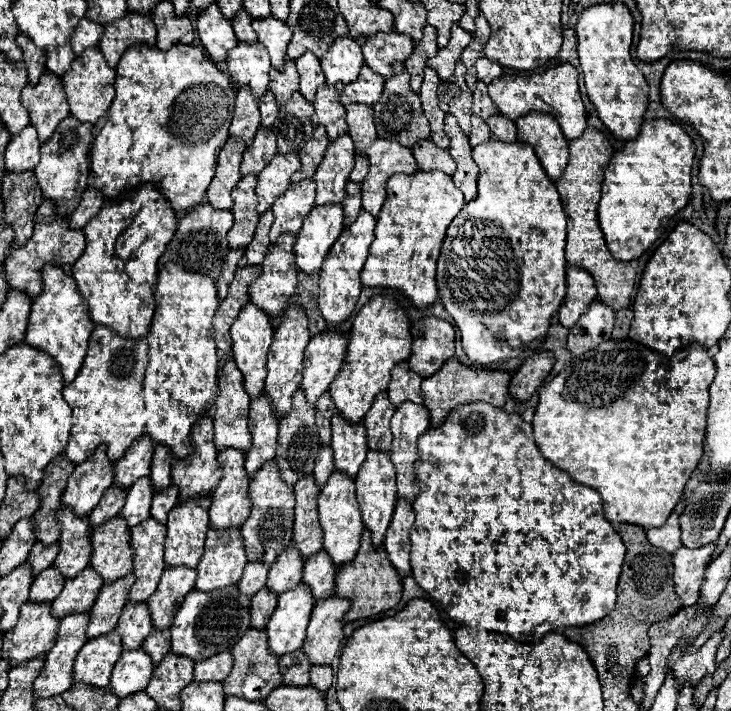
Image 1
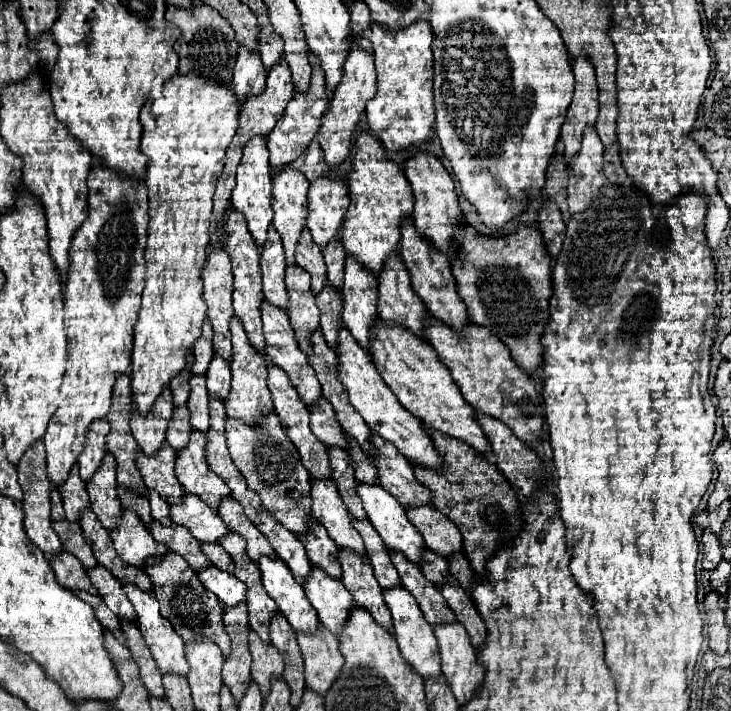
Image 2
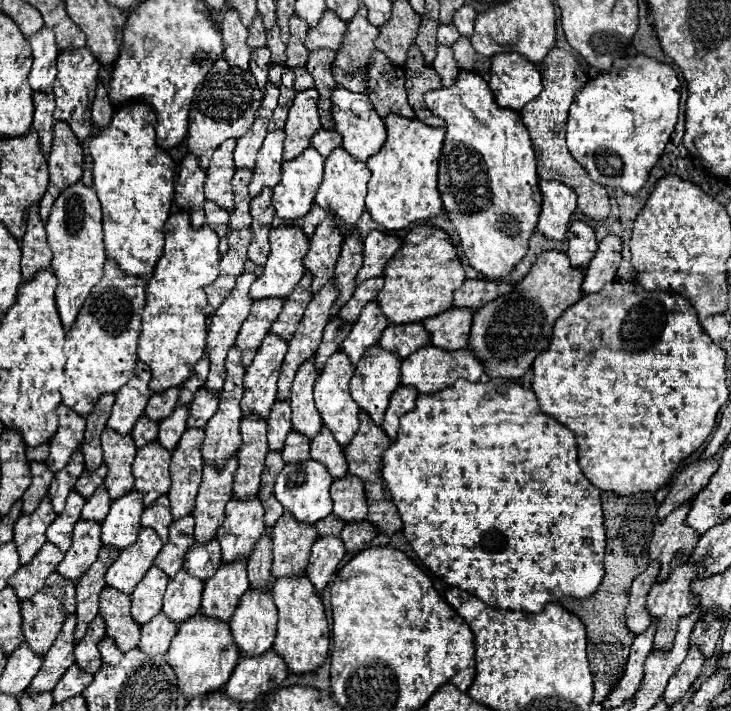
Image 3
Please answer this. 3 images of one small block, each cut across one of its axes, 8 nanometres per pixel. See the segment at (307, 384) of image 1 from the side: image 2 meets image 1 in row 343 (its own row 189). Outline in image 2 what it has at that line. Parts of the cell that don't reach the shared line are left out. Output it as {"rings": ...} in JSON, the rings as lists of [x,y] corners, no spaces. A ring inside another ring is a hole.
{"rings":[[[318,178],[308,190],[308,218],[306,226],[320,248],[340,234],[342,222],[348,212],[348,186],[338,180]]]}

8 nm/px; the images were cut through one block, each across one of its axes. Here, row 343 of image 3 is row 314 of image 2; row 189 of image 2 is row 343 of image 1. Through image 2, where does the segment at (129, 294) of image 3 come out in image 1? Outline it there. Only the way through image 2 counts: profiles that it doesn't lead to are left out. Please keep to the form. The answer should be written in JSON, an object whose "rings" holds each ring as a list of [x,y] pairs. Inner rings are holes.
{"rings":[[[96,326],[90,342],[86,360],[74,382],[64,386],[64,402],[70,404],[72,428],[70,442],[64,450],[70,462],[84,462],[100,444],[108,446],[110,462],[118,462],[124,452],[144,436],[146,414],[142,398],[144,370],[148,366],[148,344],[144,338],[120,338],[106,326]]]}

